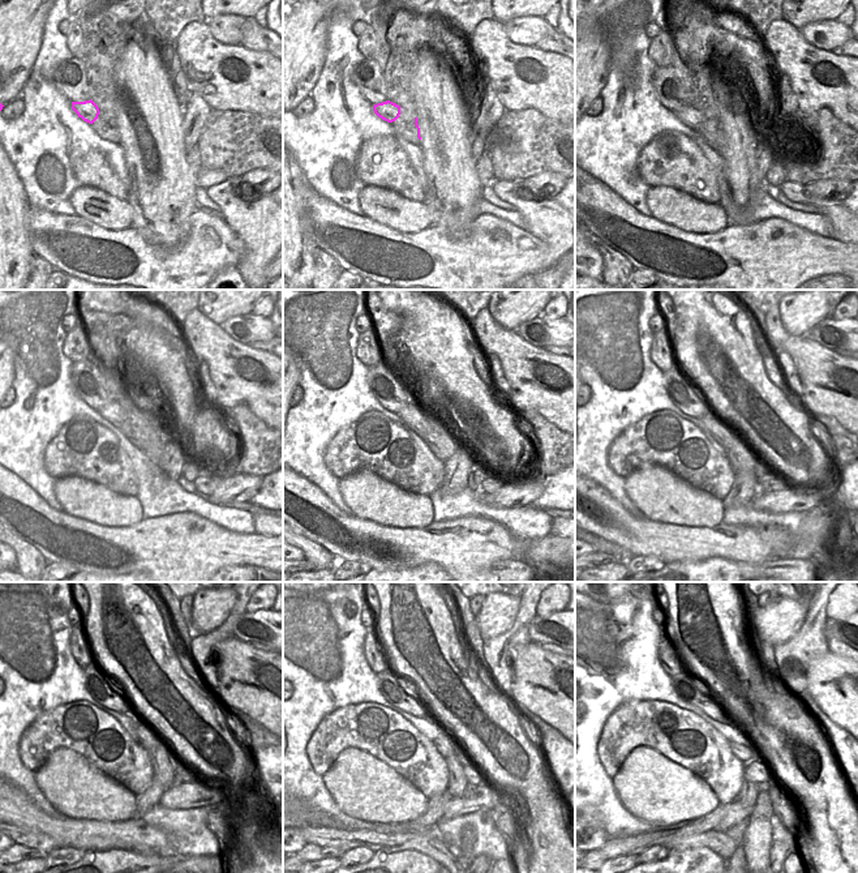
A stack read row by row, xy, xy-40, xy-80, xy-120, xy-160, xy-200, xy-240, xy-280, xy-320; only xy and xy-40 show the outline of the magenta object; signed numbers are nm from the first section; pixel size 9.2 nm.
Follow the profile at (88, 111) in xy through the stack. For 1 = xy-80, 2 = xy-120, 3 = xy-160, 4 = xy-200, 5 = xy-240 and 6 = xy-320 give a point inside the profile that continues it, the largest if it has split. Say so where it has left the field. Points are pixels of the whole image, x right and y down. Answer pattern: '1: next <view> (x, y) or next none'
1: next xy-80 (704, 120)
2: next xy-120 (142, 433)
3: next xy-160 (419, 415)
4: next xy-200 (725, 433)
5: next xy-240 (163, 766)
6: next xy-320 (746, 754)

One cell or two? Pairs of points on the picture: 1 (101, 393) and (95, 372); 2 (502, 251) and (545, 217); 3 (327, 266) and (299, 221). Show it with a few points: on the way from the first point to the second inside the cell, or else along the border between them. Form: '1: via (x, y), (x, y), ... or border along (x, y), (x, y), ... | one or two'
1: via (98, 388), (95, 377) | one
2: border along (527, 230), (541, 239), (550, 251) | two
3: border along (314, 245), (312, 251), (313, 275) | two

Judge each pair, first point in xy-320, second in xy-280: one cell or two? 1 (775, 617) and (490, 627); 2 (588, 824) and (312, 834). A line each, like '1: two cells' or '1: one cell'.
1: one cell
2: two cells

